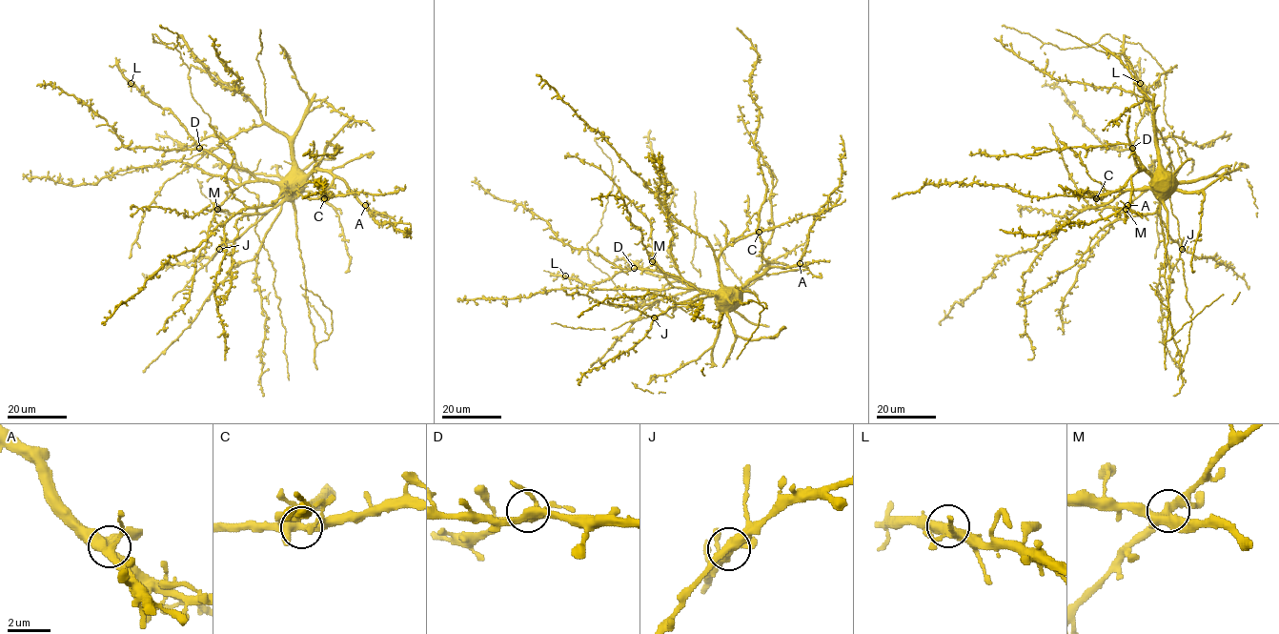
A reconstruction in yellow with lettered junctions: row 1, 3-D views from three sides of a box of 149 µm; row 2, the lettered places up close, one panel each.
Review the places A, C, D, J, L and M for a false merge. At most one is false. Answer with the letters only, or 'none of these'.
none of these

